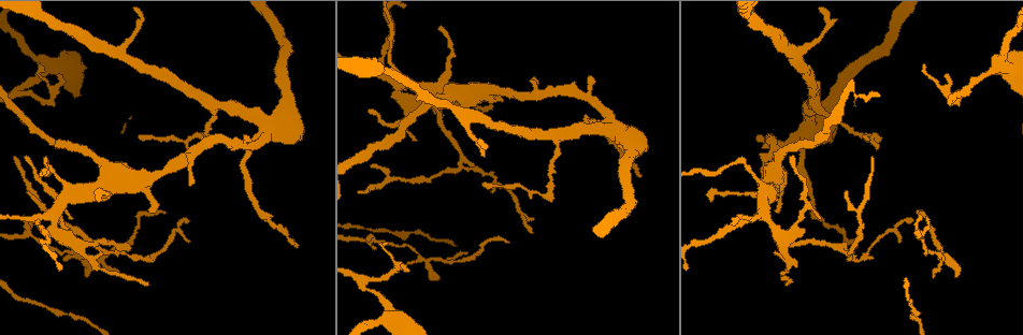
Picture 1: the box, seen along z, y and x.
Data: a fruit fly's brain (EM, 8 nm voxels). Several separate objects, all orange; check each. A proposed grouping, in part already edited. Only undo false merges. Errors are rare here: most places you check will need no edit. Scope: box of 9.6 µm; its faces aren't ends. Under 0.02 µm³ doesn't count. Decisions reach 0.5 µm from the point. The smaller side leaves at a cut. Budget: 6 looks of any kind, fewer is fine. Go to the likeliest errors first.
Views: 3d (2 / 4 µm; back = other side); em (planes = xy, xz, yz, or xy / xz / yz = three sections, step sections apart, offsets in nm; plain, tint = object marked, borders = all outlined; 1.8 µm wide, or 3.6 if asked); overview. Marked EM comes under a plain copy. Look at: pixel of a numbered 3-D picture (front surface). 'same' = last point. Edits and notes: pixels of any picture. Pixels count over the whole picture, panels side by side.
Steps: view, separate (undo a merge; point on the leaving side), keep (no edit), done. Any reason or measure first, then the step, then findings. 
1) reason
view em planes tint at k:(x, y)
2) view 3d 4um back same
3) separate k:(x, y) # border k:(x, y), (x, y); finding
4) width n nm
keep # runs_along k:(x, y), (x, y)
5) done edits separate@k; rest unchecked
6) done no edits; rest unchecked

looks like a crossing
view 3d 2um at 1:(60, 207)

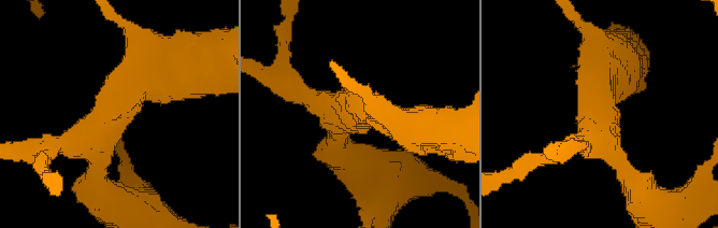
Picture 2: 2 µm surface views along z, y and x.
arms 4
view em planes tint at 2:(605, 104)

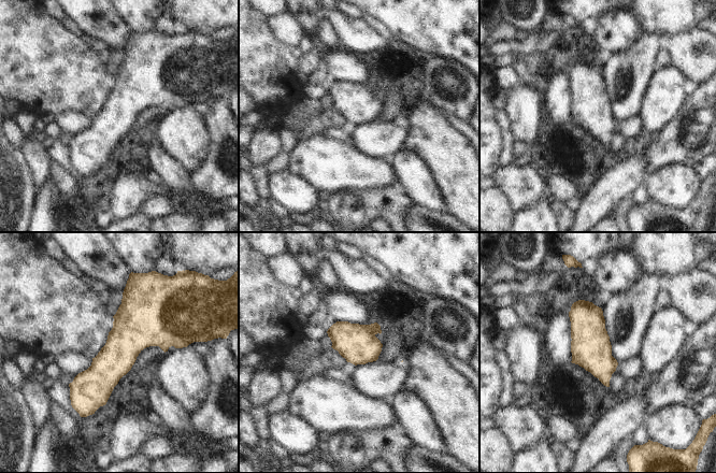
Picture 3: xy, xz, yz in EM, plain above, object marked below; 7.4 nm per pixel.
keep # one neuron here

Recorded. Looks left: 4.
view 3d 2um at 1:(963, 92)

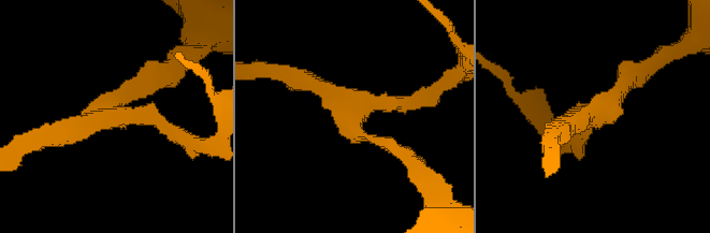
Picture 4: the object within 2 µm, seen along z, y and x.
now the EM
view em yz step 16 tint at 4:(601, 109)

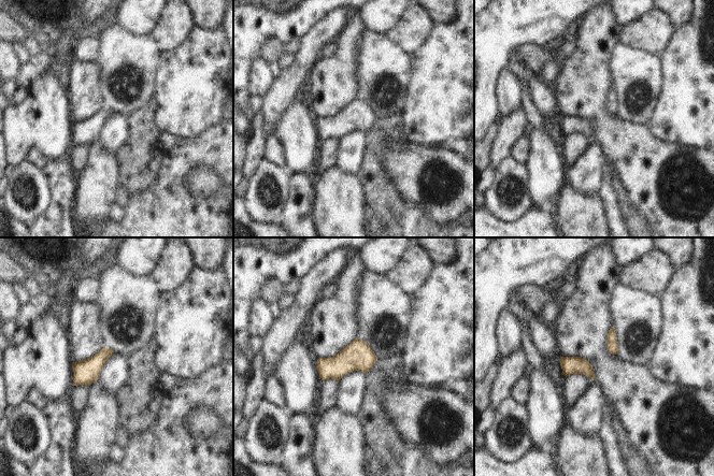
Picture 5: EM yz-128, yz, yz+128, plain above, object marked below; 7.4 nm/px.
keep # continuous, no second neuron

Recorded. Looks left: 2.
thick turns thin
view 3d 4um at 1:(266, 128)

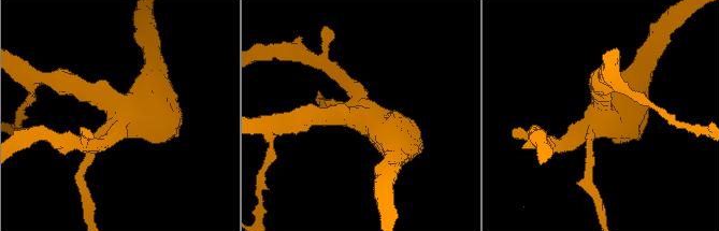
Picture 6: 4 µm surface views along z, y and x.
arms 4
view em 3.6um planes tint at 6:(121, 118)

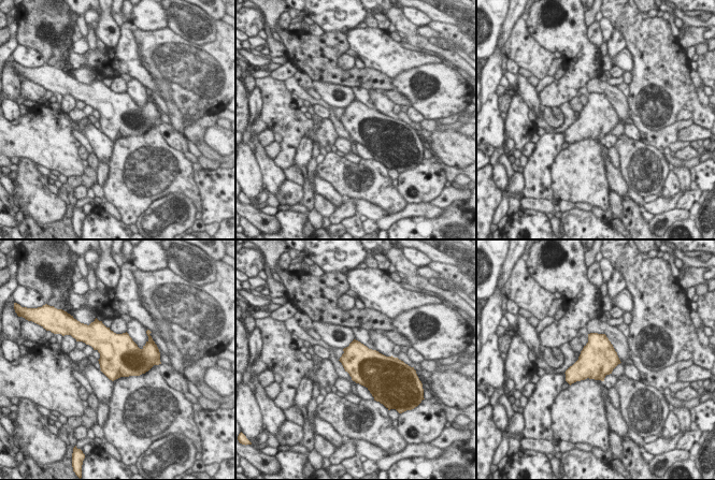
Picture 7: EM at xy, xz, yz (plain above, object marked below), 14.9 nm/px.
keep # continuous, no second neuron

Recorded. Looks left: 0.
done no edits; rest unchecked

